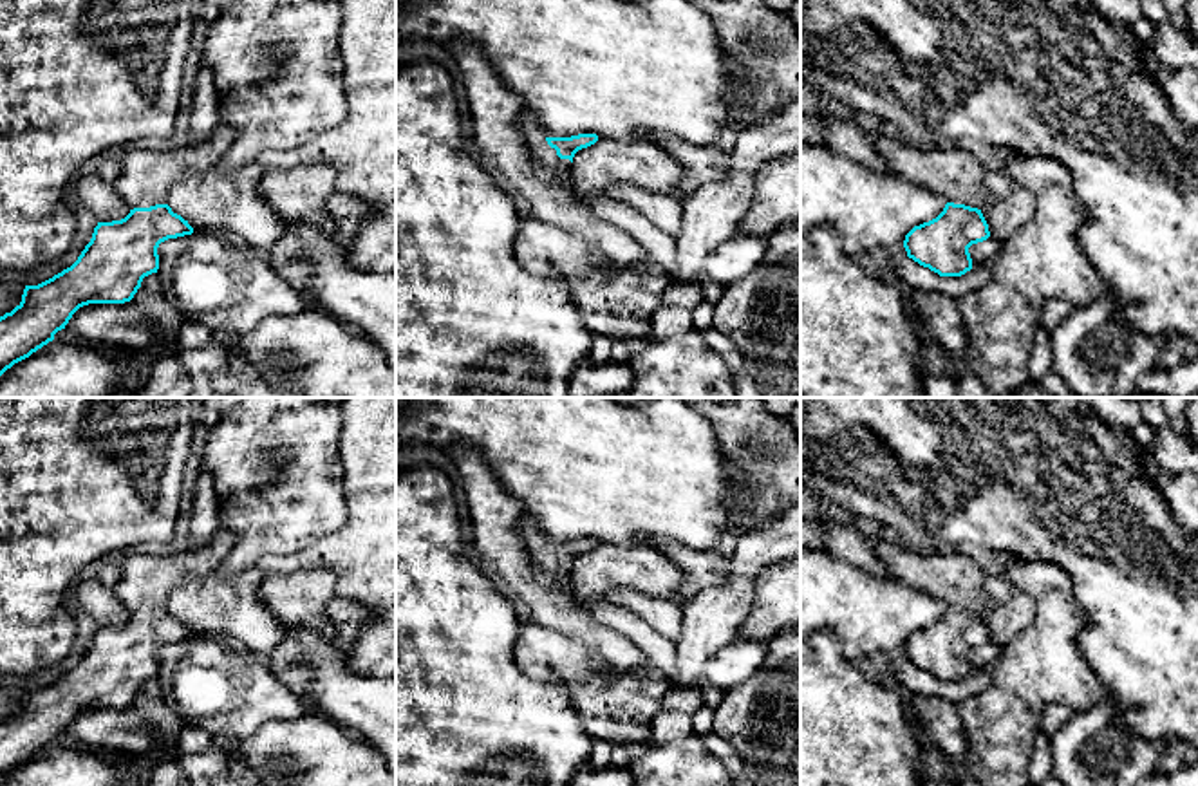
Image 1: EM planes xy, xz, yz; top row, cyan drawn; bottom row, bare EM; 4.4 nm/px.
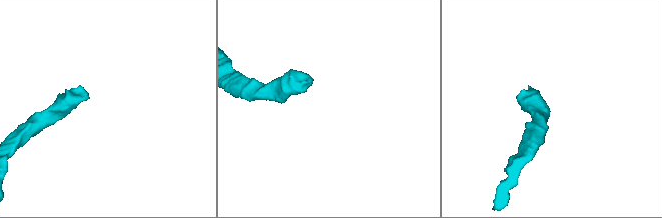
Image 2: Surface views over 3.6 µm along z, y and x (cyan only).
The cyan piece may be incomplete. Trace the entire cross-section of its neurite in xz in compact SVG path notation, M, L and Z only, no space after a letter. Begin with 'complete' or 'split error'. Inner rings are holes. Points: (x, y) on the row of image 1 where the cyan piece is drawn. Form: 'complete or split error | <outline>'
split error | M529 117L522 119L522 134L533 161L560 181L573 181L571 163L575 154L598 141L596 134L546 137L538 125Z

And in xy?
split error | M219 117L213 132L195 146L184 145L163 152L128 150L121 154L121 175L112 186L132 208L130 213L121 220L98 222L90 242L70 267L38 285L25 285L22 302L11 313L0 316L0 376L52 342L54 334L65 329L80 307L89 304L125 304L134 298L143 278L159 269L159 244L193 233L188 220L168 206L172 184L190 173L217 166L233 141L235 130Z

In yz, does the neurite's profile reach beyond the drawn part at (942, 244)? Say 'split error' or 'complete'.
split error

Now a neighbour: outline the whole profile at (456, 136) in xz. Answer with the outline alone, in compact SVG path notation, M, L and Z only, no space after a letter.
M416 61L396 70L396 398L569 398L575 369L589 360L596 334L584 323L567 278L535 275L515 258L515 240L522 222L501 182L470 154L470 136L455 101L455 72Z

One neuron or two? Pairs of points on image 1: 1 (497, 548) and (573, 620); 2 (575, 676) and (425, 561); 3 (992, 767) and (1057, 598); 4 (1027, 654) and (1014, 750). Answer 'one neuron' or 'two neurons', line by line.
1: one neuron
2: two neurons
3: one neuron
4: one neuron

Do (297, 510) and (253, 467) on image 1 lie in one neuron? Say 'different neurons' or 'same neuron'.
same neuron

